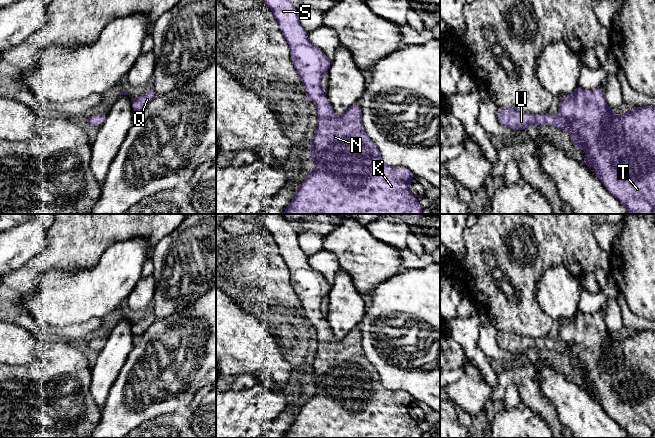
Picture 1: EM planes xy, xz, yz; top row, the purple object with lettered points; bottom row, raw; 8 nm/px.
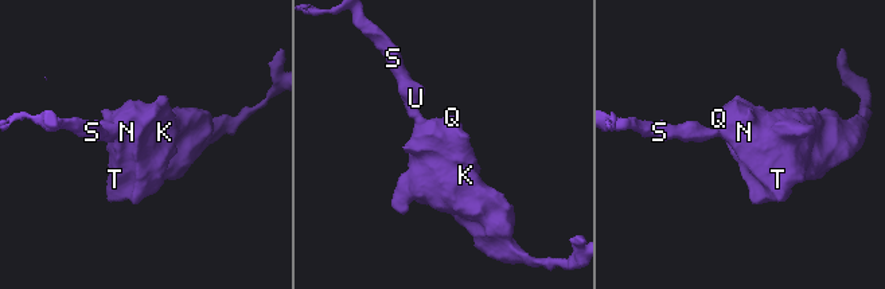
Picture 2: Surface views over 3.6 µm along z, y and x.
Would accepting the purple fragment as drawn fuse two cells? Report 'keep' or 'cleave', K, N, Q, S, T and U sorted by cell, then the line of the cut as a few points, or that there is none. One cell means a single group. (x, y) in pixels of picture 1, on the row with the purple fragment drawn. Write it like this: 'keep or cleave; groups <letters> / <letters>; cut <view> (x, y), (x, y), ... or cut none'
keep; groups K N Q S T U; cut none

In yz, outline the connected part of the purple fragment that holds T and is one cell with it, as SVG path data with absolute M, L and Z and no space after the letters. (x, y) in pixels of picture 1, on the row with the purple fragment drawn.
M577 87L560 99L557 116L549 113L533 115L511 107L498 107L499 123L515 130L525 130L531 124L552 125L570 134L575 148L584 149L584 164L591 166L605 188L626 208L628 214L653 214L655 208L655 106L631 108L618 116L611 110L604 91L597 87L584 90Z

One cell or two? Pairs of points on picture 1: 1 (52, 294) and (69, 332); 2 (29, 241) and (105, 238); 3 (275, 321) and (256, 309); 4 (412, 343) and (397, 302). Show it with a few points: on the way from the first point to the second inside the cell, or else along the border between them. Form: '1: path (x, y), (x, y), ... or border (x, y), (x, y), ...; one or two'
1: border (89, 320), (83, 323), (58, 327), (43, 324); two
2: border (52, 224), (46, 236); two
3: path (270, 317), (261, 312); one
4: path (412, 333), (412, 323), (408, 318), (407, 312); one

